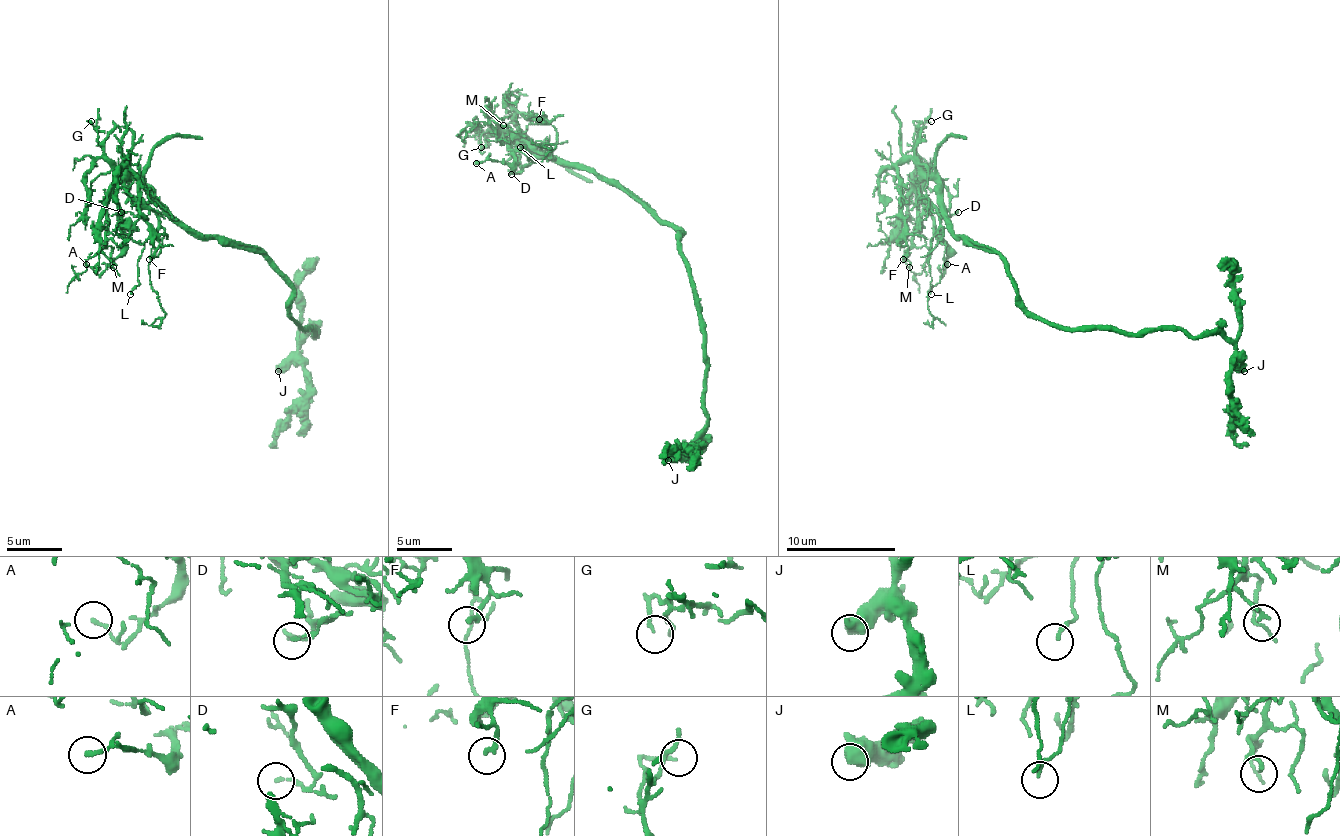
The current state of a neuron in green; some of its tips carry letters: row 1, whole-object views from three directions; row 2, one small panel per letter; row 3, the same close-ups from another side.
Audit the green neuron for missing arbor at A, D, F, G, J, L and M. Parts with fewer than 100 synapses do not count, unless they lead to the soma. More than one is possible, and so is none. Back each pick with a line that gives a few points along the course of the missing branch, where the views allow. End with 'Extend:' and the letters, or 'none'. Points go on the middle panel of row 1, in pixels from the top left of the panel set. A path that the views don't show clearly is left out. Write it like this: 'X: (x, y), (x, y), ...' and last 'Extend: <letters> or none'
Extend: none

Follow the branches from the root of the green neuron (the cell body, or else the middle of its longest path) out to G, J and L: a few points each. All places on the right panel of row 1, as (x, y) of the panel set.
G: (1016, 283), (1008, 264), (997, 253), (975, 248), (953, 231), (942, 190), (914, 154), (914, 124), (931, 121)
J: (1016, 283), (1019, 300), (1032, 314), (1065, 327), (1222, 336), (1244, 371)
L: (1016, 283), (997, 253), (961, 239), (925, 198), (920, 204), (944, 248), (942, 278), (931, 294)

